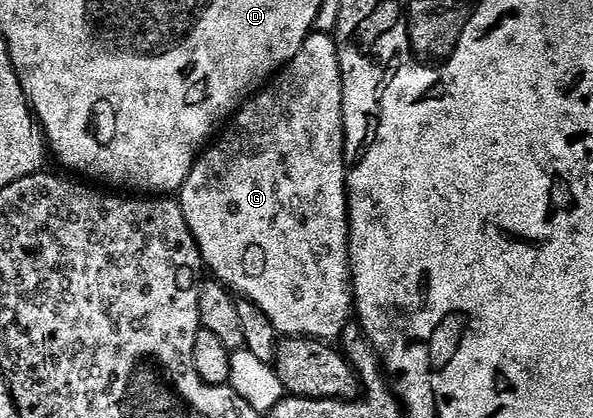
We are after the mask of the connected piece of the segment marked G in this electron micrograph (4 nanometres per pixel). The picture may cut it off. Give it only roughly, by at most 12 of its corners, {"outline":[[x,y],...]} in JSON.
{"outline":[[334,37],[177,191],[210,277],[289,338],[353,318]]}

